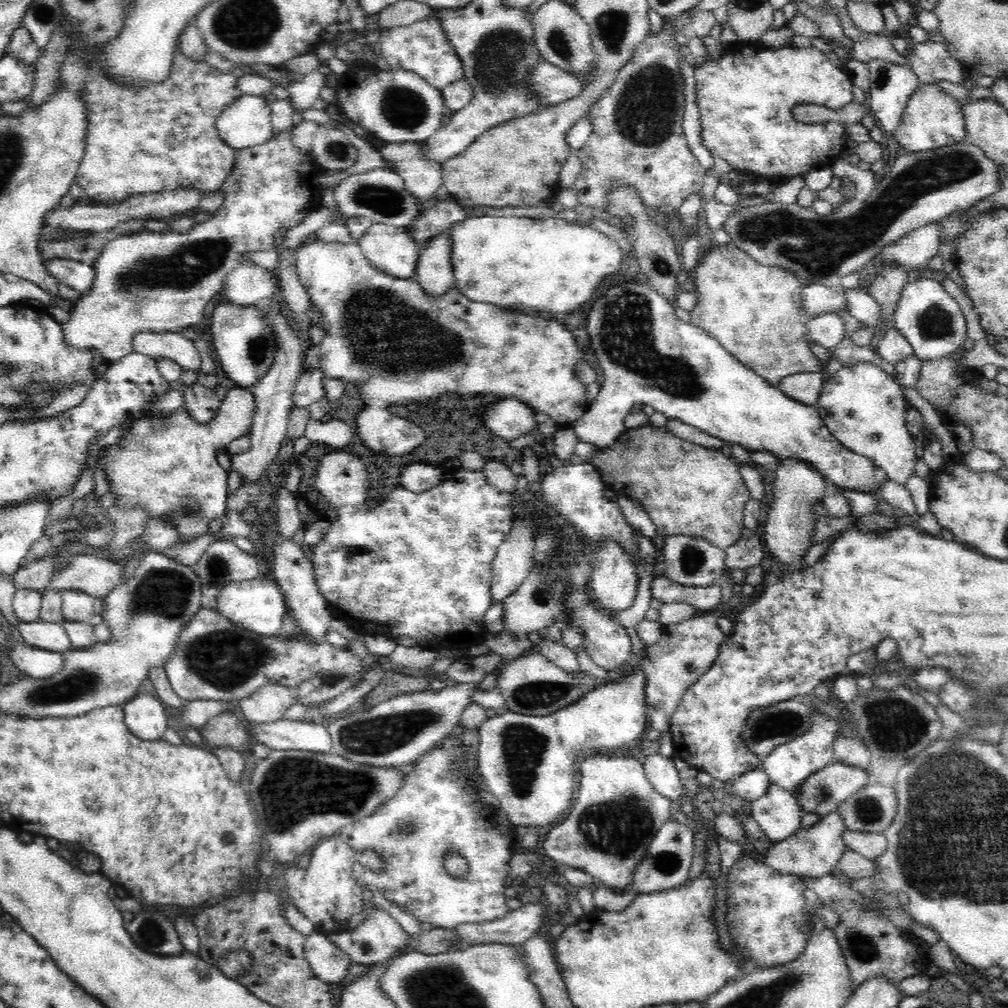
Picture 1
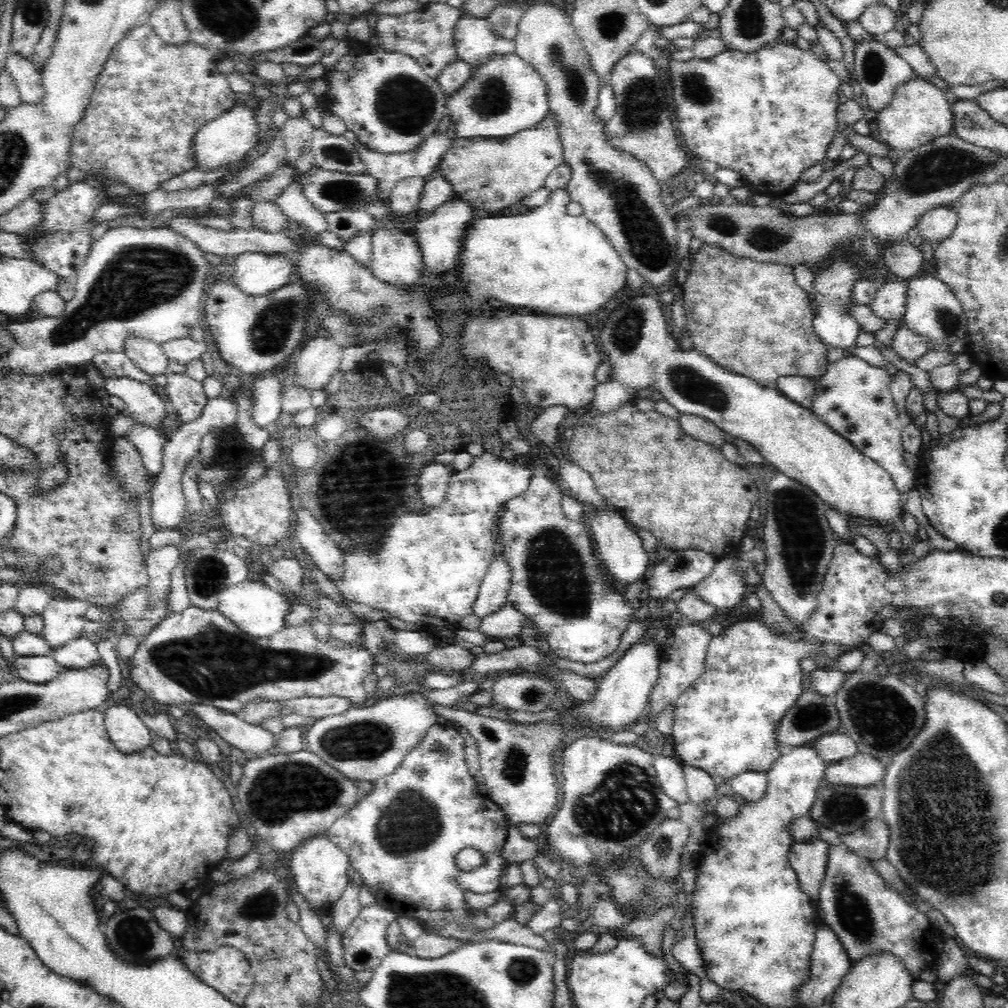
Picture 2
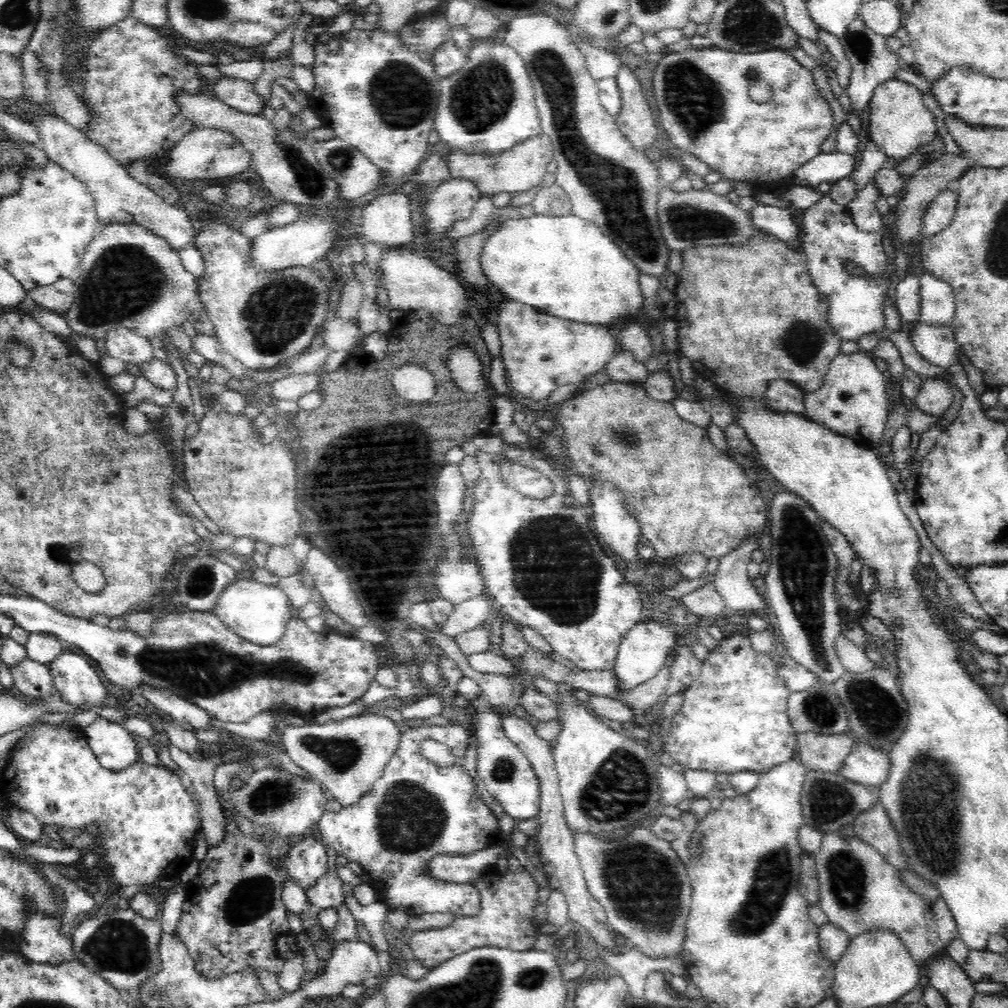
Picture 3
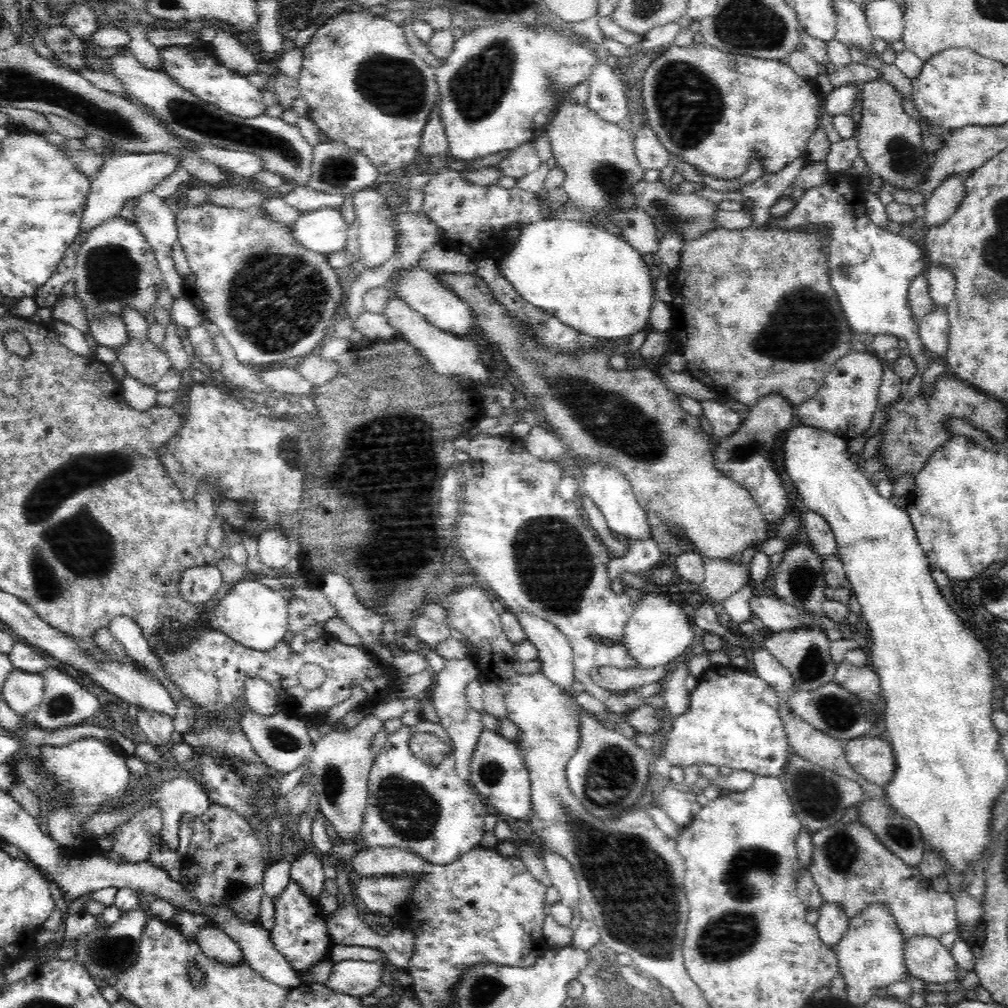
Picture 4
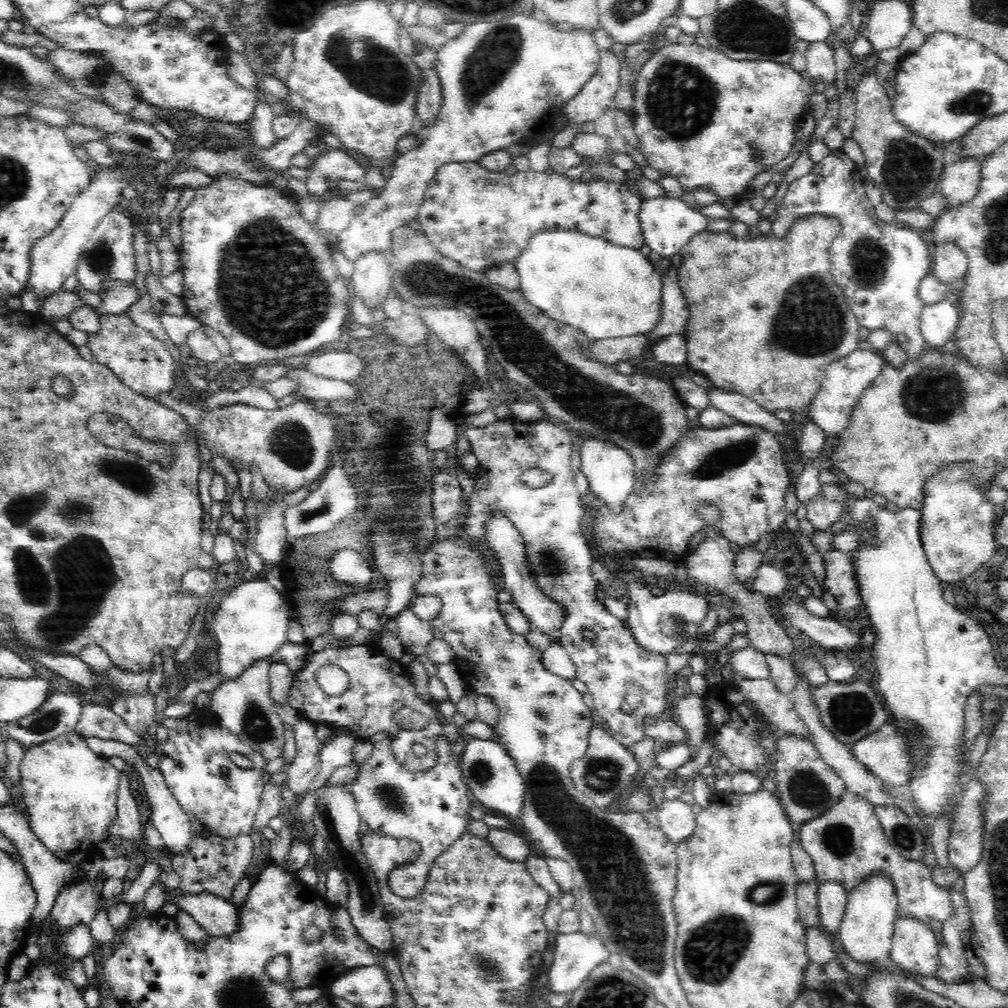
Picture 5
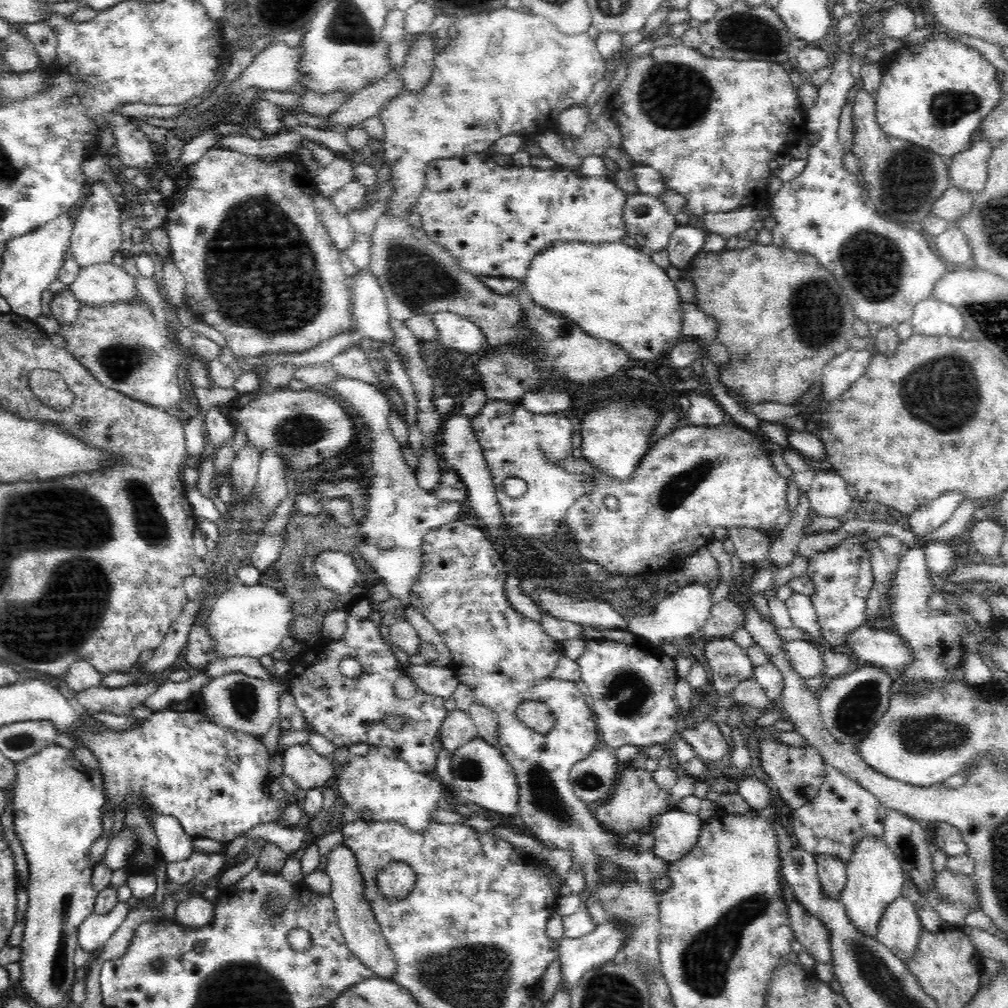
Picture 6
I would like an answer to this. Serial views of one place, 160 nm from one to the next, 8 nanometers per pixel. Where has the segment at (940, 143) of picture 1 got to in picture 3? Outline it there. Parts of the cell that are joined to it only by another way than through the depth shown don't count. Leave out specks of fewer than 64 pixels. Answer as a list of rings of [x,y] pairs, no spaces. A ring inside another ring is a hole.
[[[898,79],[882,82],[869,102],[868,133],[870,139],[886,154],[890,164],[899,164],[912,151],[930,144],[937,136],[936,118],[930,111],[931,102],[918,87]]]

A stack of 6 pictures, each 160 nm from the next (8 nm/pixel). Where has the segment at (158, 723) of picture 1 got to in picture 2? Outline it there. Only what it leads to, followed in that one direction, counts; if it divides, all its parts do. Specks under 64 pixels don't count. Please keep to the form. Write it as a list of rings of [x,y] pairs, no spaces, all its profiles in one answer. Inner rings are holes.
[[[116,704],[104,713],[106,731],[122,753],[137,753],[152,743],[153,733],[140,720],[136,710],[124,704]]]

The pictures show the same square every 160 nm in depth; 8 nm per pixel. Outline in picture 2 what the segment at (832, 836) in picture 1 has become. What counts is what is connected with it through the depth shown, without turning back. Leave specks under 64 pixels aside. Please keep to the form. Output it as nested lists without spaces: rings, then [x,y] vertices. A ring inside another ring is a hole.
[[[816,837],[811,841],[794,841],[787,852],[789,865],[796,871],[800,888],[813,901],[819,899],[819,890],[826,874],[828,850],[830,844]]]

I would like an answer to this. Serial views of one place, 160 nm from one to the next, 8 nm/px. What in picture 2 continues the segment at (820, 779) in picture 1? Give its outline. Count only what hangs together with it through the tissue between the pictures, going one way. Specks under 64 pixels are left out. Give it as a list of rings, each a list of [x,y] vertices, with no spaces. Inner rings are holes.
[[[859,752],[850,758],[831,763],[822,779],[829,786],[880,786],[885,772],[880,760]]]

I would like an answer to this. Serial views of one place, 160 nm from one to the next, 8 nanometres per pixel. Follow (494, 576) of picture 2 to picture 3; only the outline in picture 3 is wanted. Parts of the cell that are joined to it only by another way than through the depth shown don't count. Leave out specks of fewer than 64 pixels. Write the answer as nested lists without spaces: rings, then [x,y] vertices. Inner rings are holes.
[[[487,592],[474,596],[470,600],[454,605],[453,613],[441,627],[442,634],[458,636],[463,632],[480,626],[486,618],[493,618],[494,602],[488,598]]]

